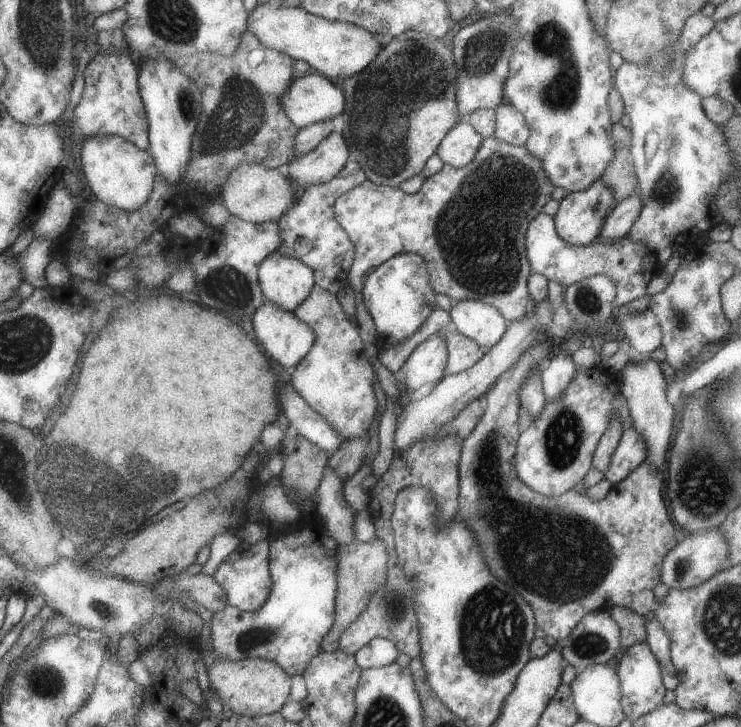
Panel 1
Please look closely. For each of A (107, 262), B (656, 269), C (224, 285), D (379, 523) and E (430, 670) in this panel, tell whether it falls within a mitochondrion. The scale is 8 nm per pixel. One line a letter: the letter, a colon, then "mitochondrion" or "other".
A: other
B: other
C: mitochondrion
D: other
E: other

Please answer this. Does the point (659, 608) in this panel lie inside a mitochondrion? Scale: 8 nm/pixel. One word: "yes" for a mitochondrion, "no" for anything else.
no

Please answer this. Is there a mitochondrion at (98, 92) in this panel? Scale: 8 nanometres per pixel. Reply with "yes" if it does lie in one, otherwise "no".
no

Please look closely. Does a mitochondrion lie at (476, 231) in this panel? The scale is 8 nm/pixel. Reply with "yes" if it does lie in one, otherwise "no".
yes

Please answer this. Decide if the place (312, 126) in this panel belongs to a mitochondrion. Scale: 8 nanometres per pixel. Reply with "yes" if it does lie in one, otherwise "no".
no

